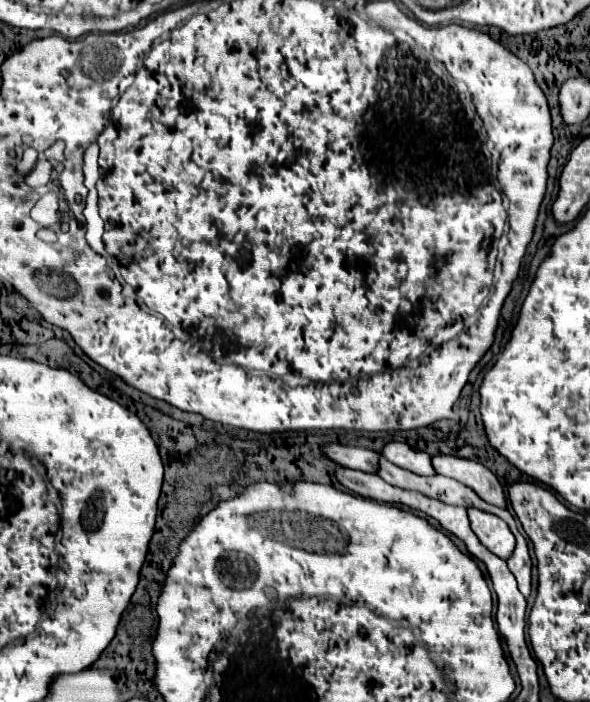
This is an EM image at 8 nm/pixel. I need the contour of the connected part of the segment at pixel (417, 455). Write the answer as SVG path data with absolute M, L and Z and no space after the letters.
M388 442L382 452L380 452L386 460L390 460L392 464L416 472L420 476L432 476L436 472L432 472L432 464L430 464L430 454L422 452L422 450L414 450L410 448L406 442Z

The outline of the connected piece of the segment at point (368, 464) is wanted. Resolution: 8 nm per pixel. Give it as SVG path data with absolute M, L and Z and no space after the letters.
M322 444L320 450L332 462L346 468L362 470L362 472L376 472L376 458L380 458L378 452L356 448L356 446L342 446L342 444Z

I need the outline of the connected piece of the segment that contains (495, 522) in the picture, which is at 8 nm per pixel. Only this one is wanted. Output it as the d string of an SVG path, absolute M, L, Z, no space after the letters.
M468 508L468 520L478 536L478 540L496 556L506 560L512 554L512 548L516 546L516 540L510 532L510 528L494 514L482 512L478 508Z

